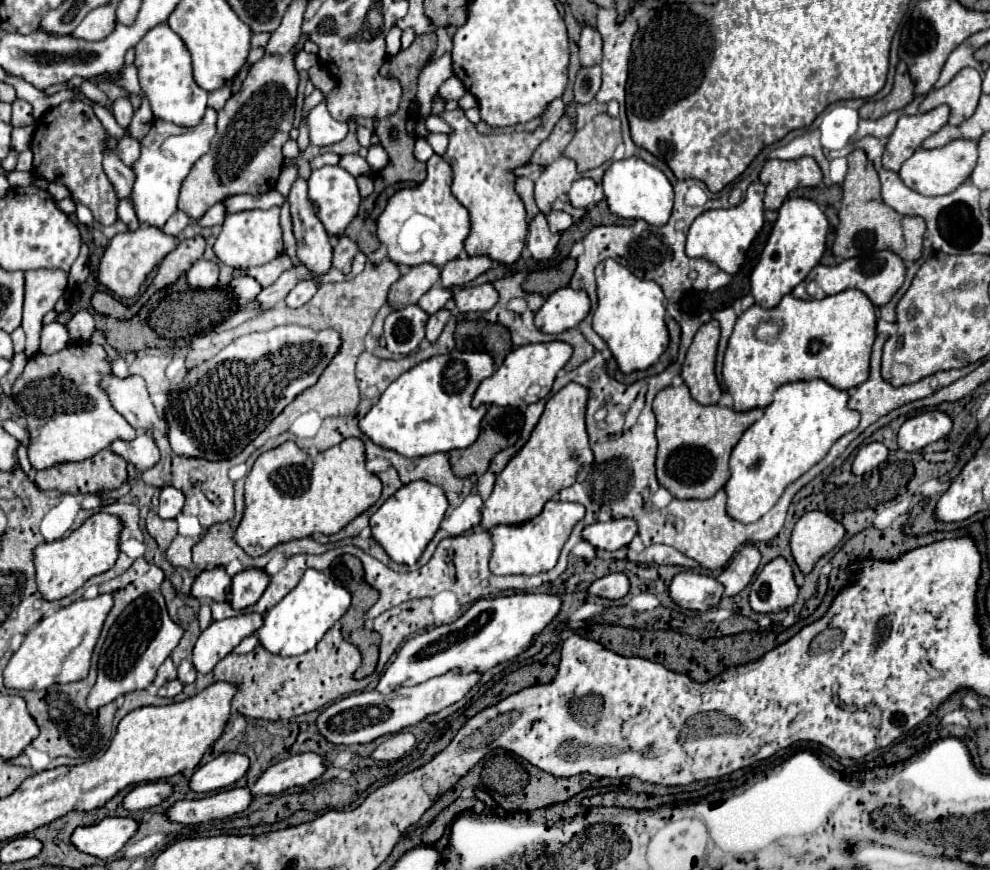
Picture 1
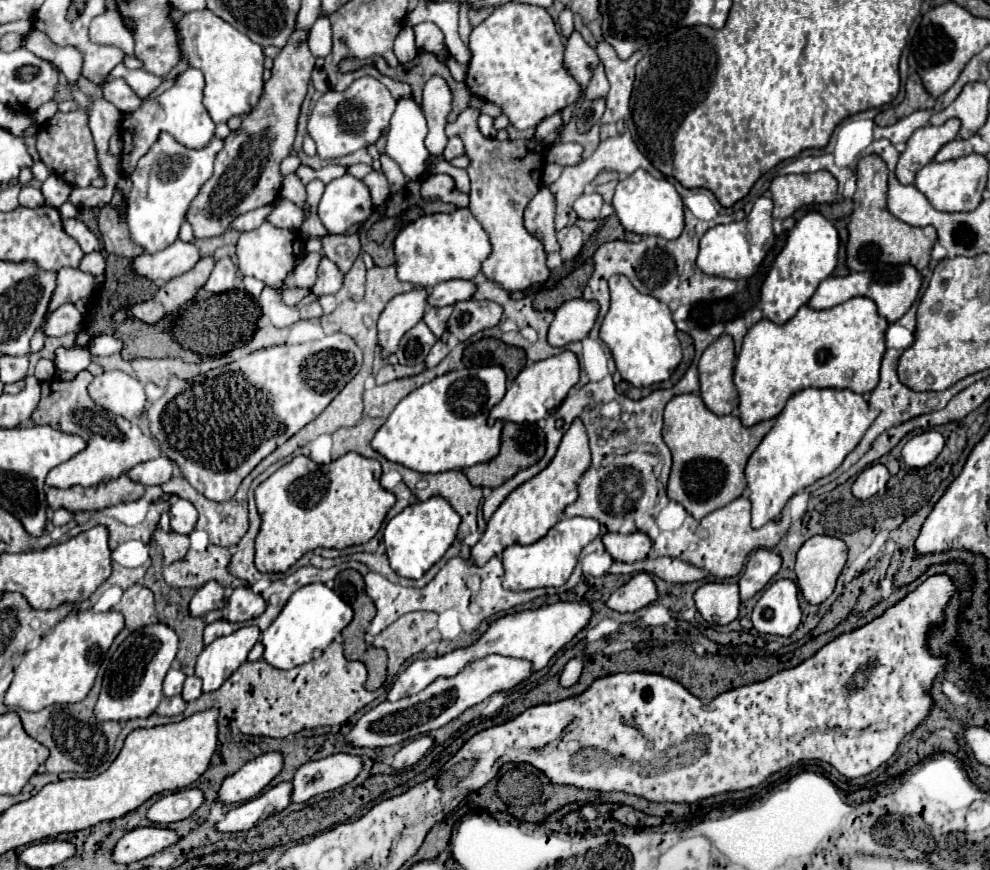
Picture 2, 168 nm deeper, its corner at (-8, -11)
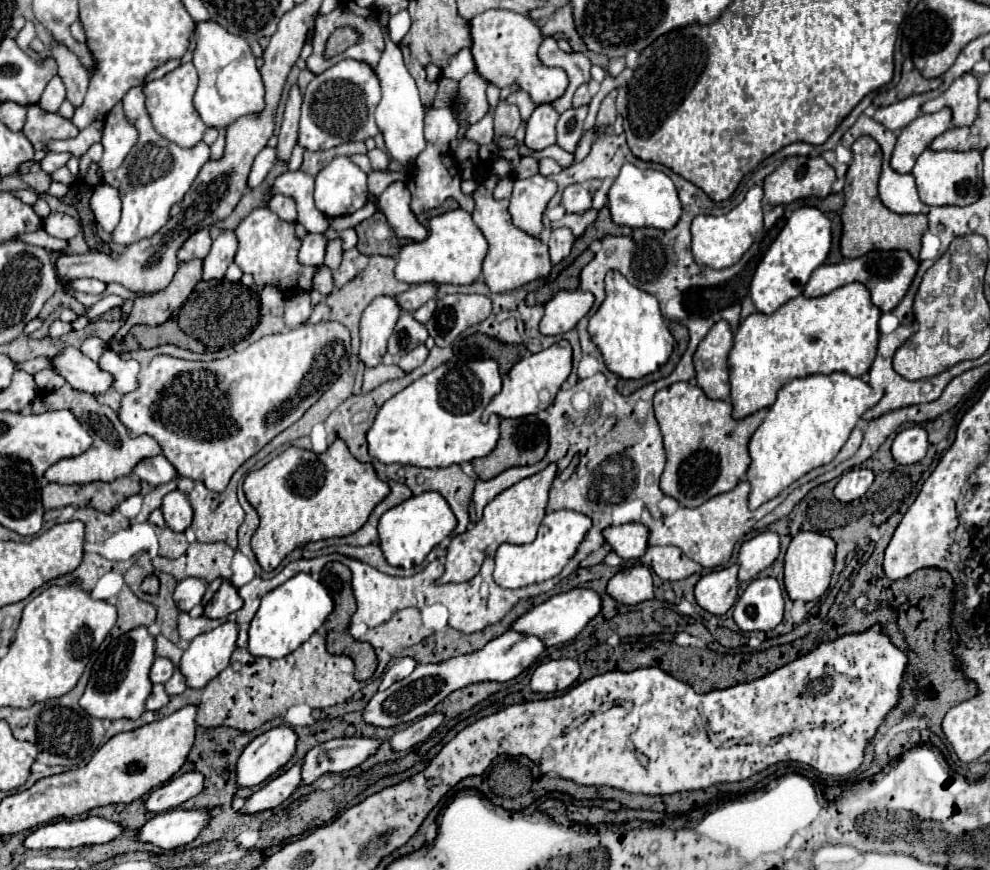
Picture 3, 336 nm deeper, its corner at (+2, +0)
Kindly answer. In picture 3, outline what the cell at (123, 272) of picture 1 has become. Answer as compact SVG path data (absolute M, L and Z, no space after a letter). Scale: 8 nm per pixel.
M200 229L200 231L196 231L196 233L184 243L184 247L182 247L180 253L178 253L178 259L180 259L180 261L204 259L204 257L208 255L210 247L212 247L212 239L210 239L208 229Z

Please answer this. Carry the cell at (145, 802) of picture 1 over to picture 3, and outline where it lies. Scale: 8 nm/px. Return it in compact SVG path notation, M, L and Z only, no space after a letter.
M190 771L180 777L174 777L166 785L150 793L146 801L146 809L152 813L164 813L176 809L190 797L196 797L202 791L202 785L204 785L204 777L198 771Z

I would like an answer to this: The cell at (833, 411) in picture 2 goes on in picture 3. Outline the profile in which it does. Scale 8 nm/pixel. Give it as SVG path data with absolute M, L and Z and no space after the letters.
M848 373L808 375L808 377L794 379L794 381L786 383L778 391L778 399L770 407L766 419L762 421L762 425L756 429L756 433L750 439L752 465L750 465L748 473L746 473L746 477L748 477L750 485L752 485L750 499L748 499L750 501L750 509L758 509L766 501L778 497L788 485L792 485L796 479L800 479L808 471L830 463L838 455L838 451L844 447L844 443L848 441L852 429L856 427L856 423L864 415L864 411L872 409L882 399L882 395L884 395L882 391L872 389L864 379L852 377Z

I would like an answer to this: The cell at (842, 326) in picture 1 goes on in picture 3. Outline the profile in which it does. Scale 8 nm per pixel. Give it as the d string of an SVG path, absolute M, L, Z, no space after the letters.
M850 283L844 285L828 295L822 297L804 297L798 295L784 303L778 311L772 315L764 313L752 313L736 331L734 347L728 357L730 367L730 383L732 383L732 405L734 405L734 419L748 417L764 407L772 407L776 401L778 389L798 377L808 377L814 373L834 373L844 371L852 377L862 377L869 371L878 347L878 319L880 309L870 301L870 291L864 283Z

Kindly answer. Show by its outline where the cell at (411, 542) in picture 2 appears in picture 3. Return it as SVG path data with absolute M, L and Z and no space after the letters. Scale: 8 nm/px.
M434 491L410 497L404 503L396 505L394 509L386 511L378 525L382 553L386 561L394 567L404 567L404 569L420 565L436 545L440 545L446 537L452 535L454 529L456 529L456 517L450 505L440 493Z

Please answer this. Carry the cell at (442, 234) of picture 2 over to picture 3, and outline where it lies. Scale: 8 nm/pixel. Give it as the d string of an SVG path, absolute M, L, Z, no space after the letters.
M456 209L430 219L428 237L424 241L412 241L404 245L398 253L396 277L408 285L418 283L450 283L450 285L470 285L482 275L482 261L486 257L488 243L482 231L474 225L470 213Z

